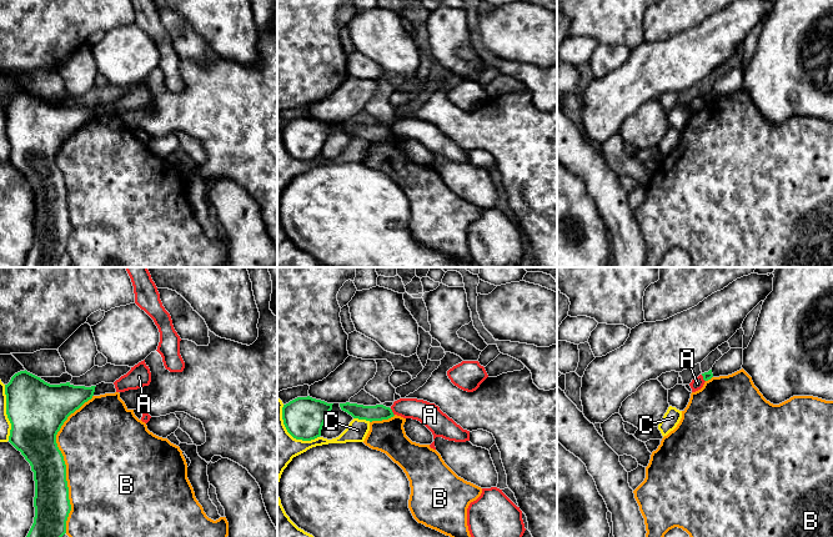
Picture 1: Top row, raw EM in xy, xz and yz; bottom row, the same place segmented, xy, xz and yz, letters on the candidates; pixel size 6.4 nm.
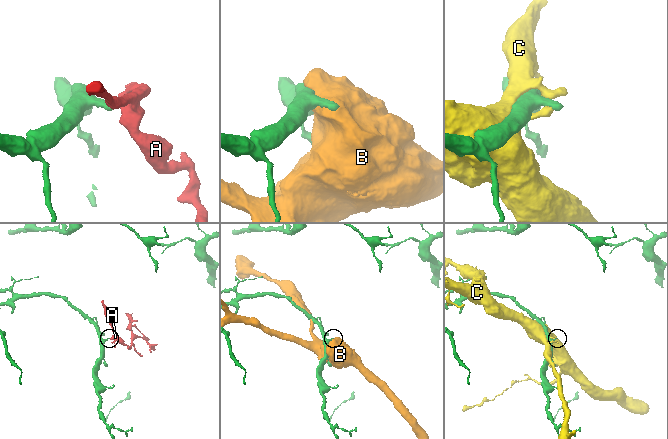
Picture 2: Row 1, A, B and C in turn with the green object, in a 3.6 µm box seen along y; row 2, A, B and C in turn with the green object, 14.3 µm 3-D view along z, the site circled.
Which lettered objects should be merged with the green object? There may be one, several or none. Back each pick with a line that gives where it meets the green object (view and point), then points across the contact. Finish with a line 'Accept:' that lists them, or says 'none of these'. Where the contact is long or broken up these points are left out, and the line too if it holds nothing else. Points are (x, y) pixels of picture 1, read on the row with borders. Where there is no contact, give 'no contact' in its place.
Accept: none of these

